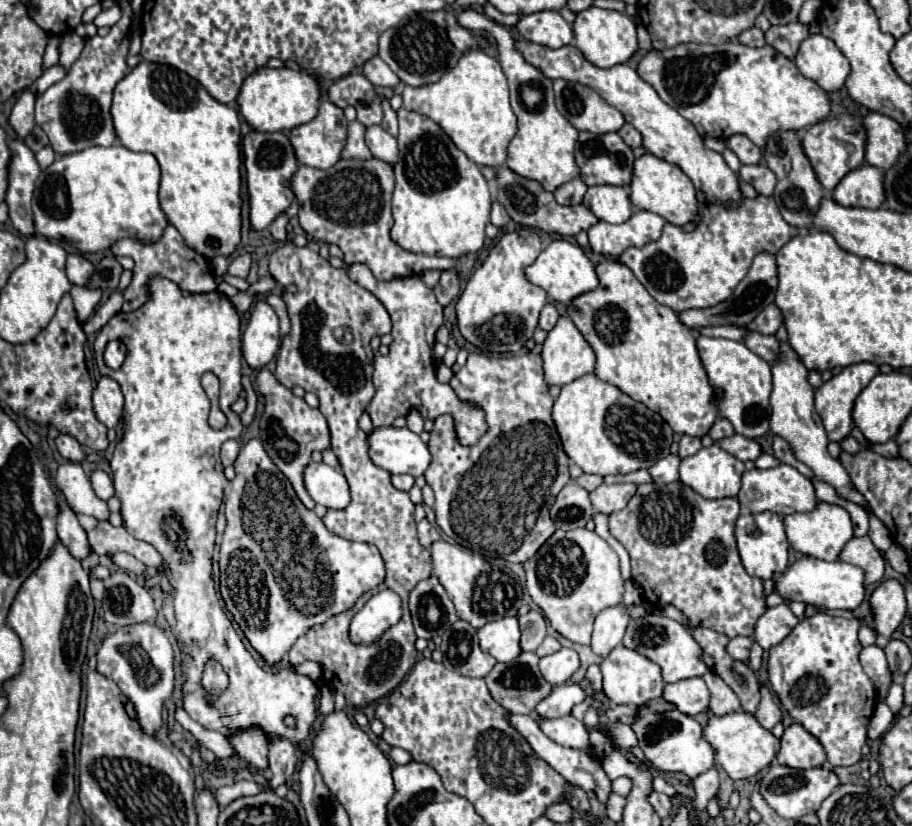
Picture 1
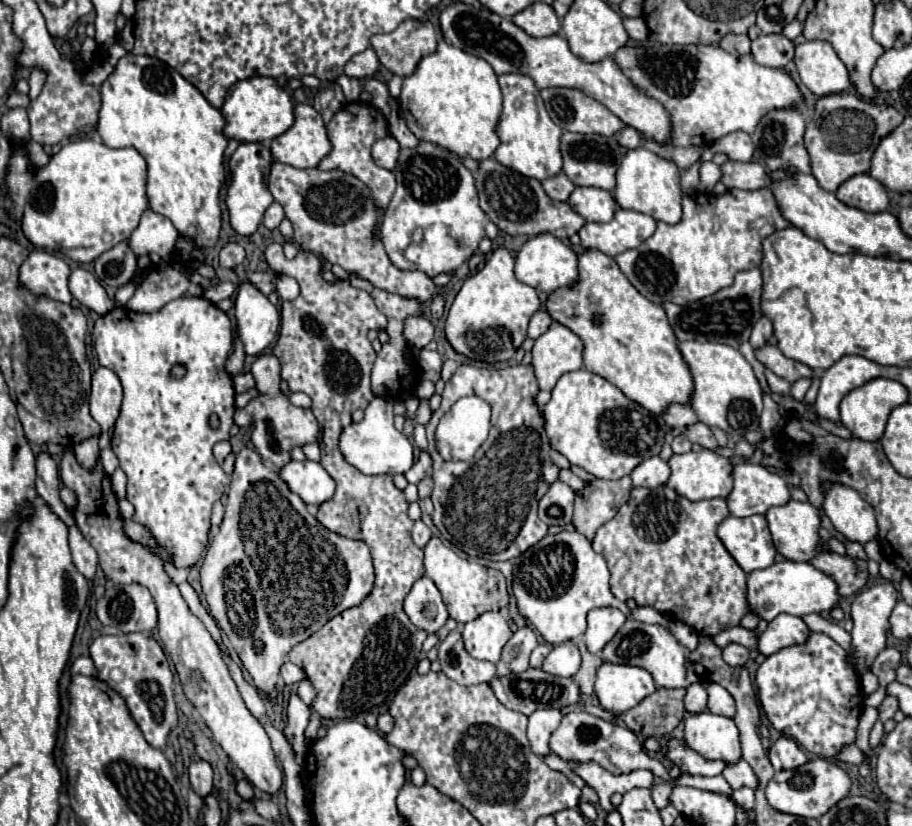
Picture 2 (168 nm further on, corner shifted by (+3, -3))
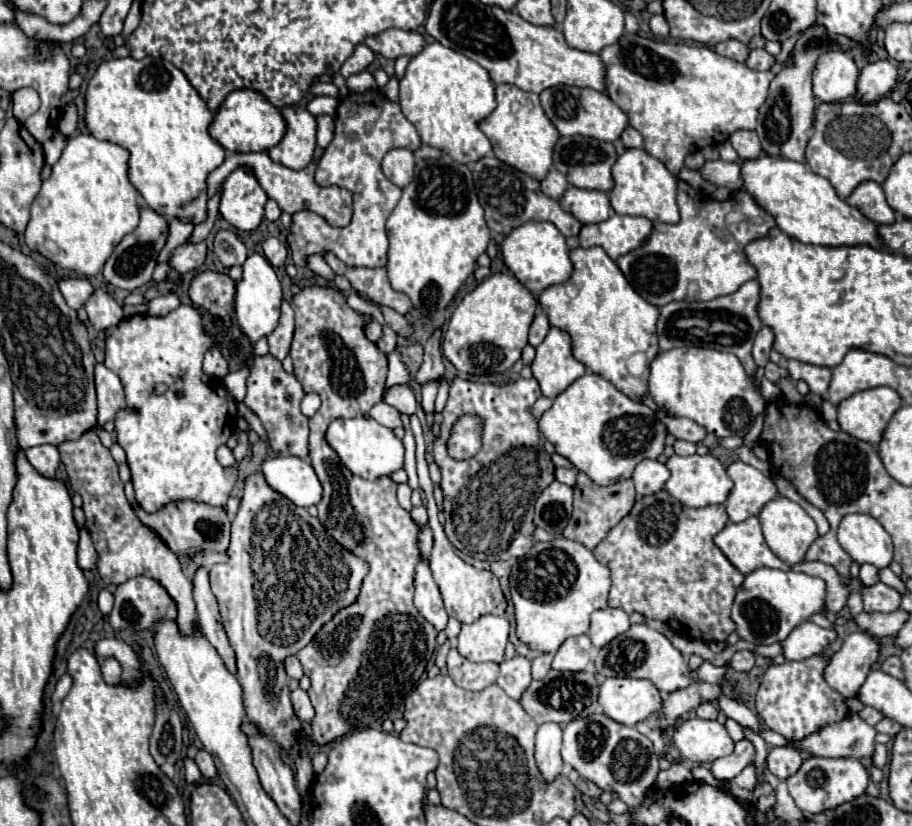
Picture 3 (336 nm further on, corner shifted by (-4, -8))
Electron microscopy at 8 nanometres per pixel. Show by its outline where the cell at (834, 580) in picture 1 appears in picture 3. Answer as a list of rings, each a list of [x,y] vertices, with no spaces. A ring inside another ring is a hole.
[[[757,569],[749,573],[735,595],[731,617],[737,625],[737,633],[741,639],[747,639],[751,643],[779,643],[787,637],[787,633],[809,619],[815,613],[825,611],[825,597],[827,597],[827,585],[819,577],[811,577],[807,573],[797,571],[779,571],[779,569]]]

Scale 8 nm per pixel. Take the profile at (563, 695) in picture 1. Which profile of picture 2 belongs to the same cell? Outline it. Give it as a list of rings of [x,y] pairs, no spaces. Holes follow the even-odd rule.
[[[536,710],[528,720],[528,742],[536,756],[544,758],[550,754],[548,740],[562,720],[560,710]]]

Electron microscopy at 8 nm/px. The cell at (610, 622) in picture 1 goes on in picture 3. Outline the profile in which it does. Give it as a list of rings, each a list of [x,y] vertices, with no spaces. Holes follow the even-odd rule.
[[[599,609],[591,615],[591,629],[589,629],[589,639],[595,649],[605,647],[605,643],[611,643],[617,635],[625,633],[631,627],[629,615],[621,609]]]

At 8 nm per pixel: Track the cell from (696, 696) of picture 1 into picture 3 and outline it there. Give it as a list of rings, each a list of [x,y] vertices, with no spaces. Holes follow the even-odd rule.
[[[709,701],[701,703],[695,713],[697,713],[697,717],[701,717],[701,719],[717,719],[717,707],[715,707],[713,703],[709,703]]]

